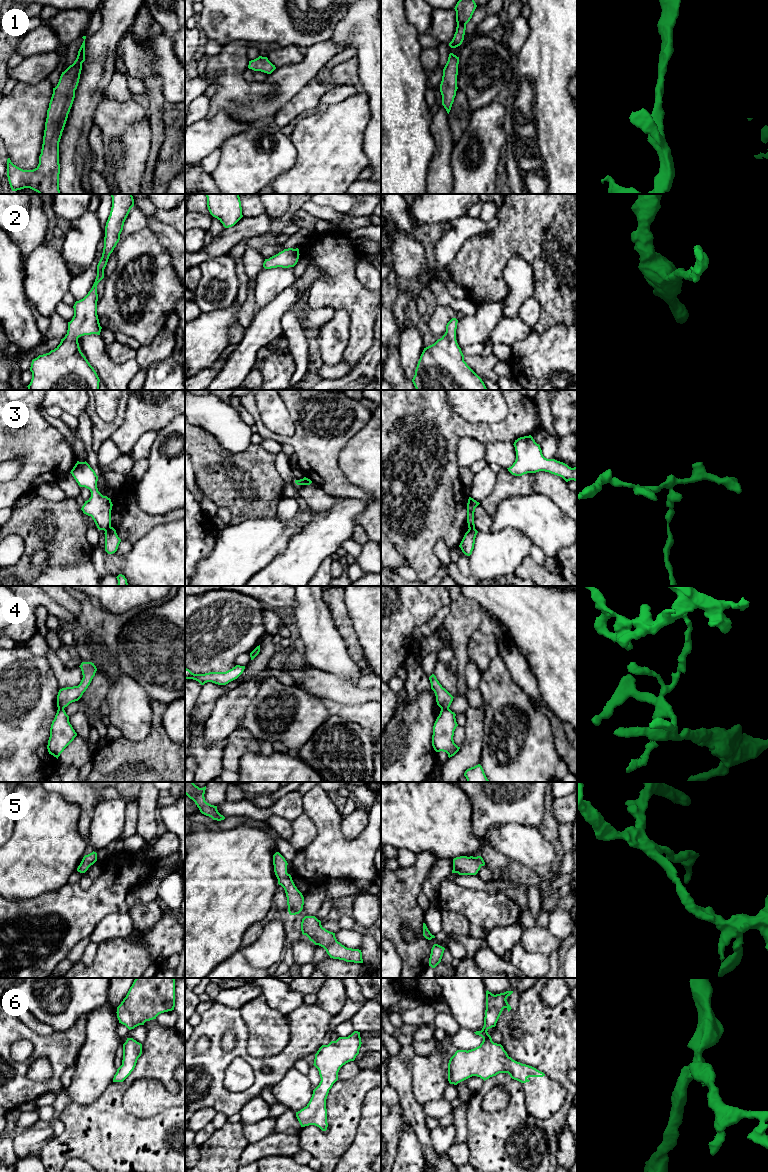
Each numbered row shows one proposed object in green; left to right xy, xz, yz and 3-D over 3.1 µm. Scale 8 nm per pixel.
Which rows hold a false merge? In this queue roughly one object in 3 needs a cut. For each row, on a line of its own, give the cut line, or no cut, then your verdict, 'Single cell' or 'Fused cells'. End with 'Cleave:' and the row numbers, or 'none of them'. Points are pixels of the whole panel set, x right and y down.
1: No split. Single cell
2: No split. Single cell
3: Split along xy (110, 526), (105, 531). Fused cells
4: Split along yz (448, 707), (441, 709). Fused cells
5: No split. Single cell
6: No split. Single cell
Cleave: 3, 4

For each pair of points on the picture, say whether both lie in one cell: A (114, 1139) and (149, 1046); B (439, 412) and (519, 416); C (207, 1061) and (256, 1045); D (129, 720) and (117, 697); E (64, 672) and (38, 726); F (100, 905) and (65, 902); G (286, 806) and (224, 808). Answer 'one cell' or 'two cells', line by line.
A: one cell
B: one cell
C: two cells
D: one cell
E: two cells
F: one cell
G: one cell

